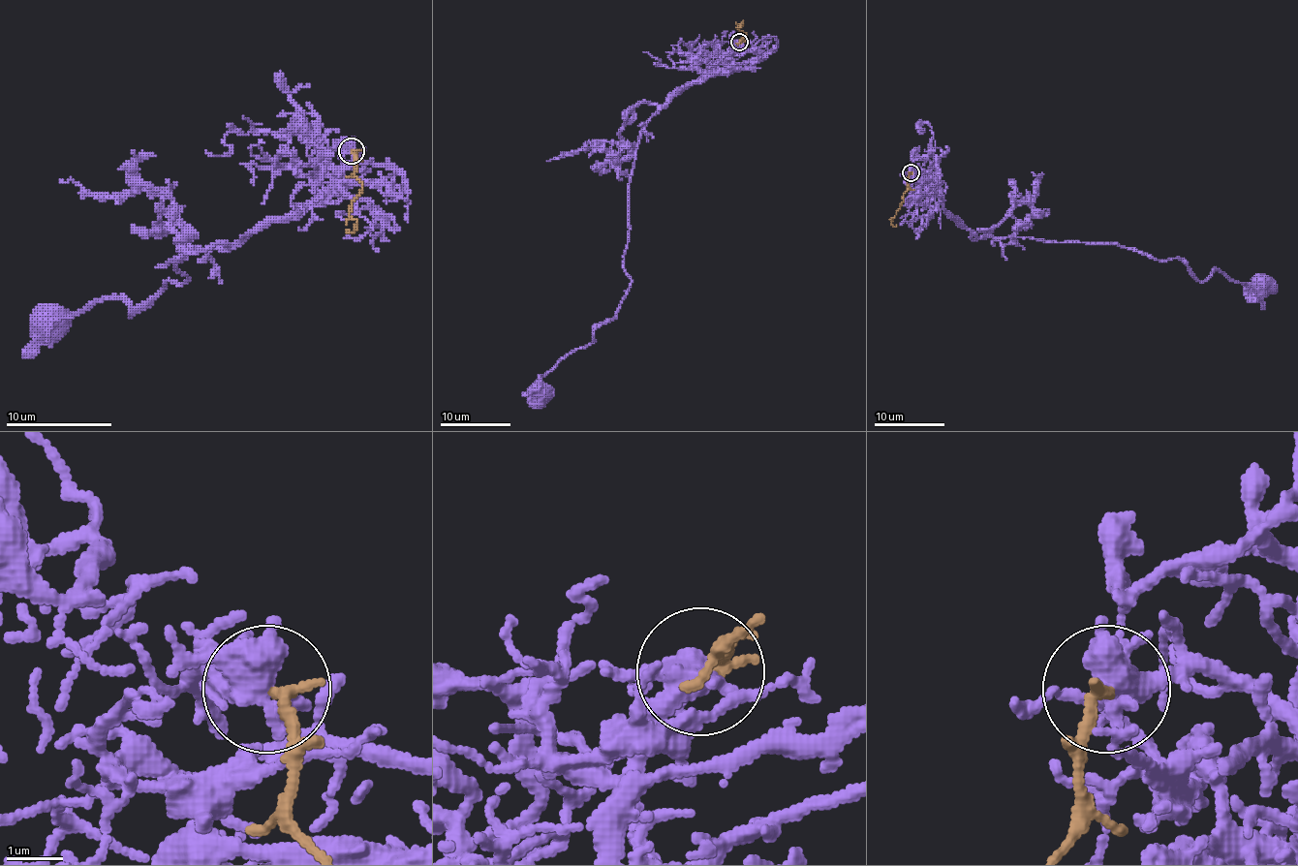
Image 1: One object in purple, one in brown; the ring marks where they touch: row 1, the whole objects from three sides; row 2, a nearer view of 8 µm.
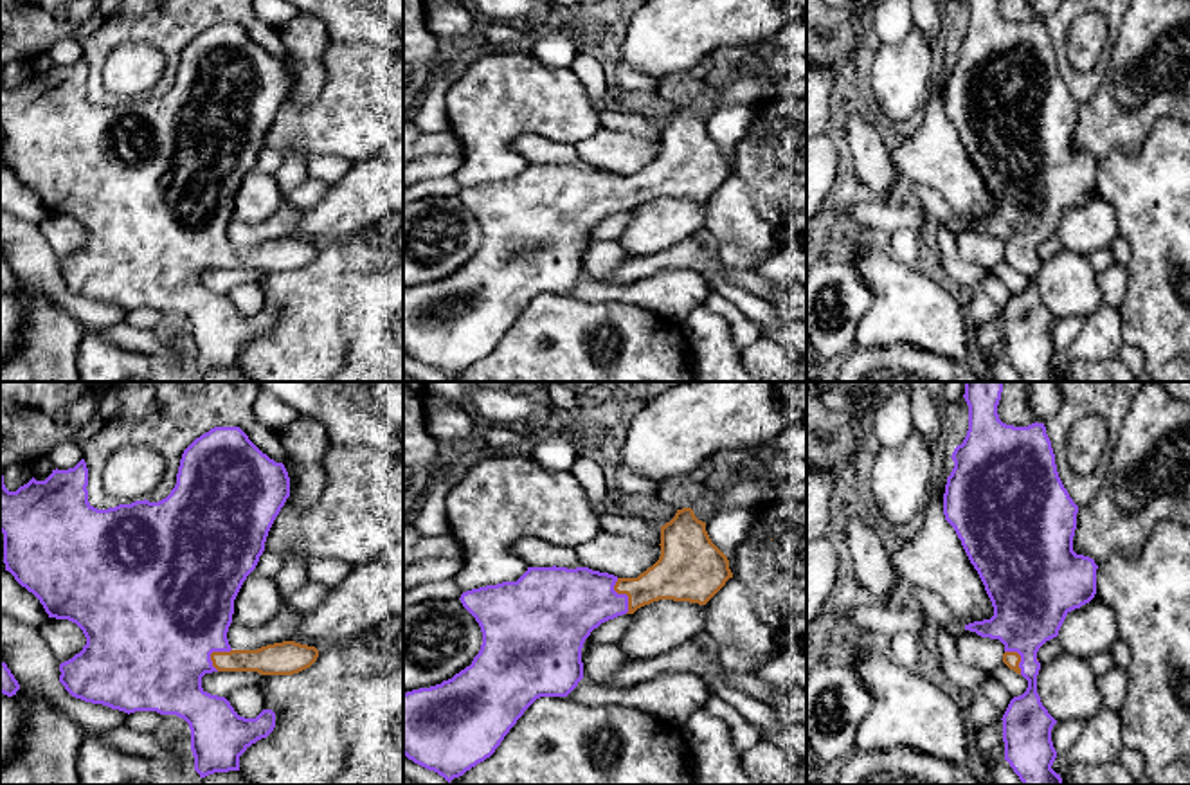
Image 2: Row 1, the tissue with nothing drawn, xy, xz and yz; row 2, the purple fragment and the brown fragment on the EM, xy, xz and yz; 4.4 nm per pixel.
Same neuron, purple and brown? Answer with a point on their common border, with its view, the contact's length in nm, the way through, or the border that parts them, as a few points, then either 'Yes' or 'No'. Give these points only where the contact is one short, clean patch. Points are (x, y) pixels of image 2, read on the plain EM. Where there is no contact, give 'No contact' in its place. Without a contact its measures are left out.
Touches purple at xz (623, 191). Shared border 170 nm. Path across: xz (569, 200), (623, 191), (643, 188), (676, 171). Yes

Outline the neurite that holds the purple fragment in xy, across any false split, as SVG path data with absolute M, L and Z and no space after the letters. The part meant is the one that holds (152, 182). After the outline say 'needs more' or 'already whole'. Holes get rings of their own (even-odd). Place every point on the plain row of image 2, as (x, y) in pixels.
M214 23L209 29L196 34L182 50L176 81L171 90L158 97L135 97L131 101L119 101L108 106L97 106L88 99L88 65L81 56L74 65L52 67L45 77L34 74L20 83L16 88L9 88L4 81L0 67L0 128L4 130L4 160L14 176L32 189L43 202L49 214L68 216L76 220L85 234L86 241L72 256L59 261L59 279L65 286L85 299L103 301L124 310L135 308L157 308L160 311L176 311L189 320L191 326L191 347L194 353L194 367L200 374L214 369L239 367L239 353L257 337L266 335L275 324L275 310L263 306L256 315L239 313L225 293L211 292L202 284L202 274L212 268L257 268L261 272L293 272L310 265L319 247L315 243L301 241L295 238L283 238L261 243L257 247L232 247L227 236L229 223L234 211L234 196L247 176L256 166L259 153L265 148L268 128L290 94L290 74L283 59L275 59L263 50L239 23Z | needs more

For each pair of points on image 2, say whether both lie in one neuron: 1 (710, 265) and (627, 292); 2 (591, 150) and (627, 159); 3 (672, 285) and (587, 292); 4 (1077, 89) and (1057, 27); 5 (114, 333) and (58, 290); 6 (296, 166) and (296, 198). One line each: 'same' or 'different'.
1: different
2: same
3: same
4: same
5: different
6: different

